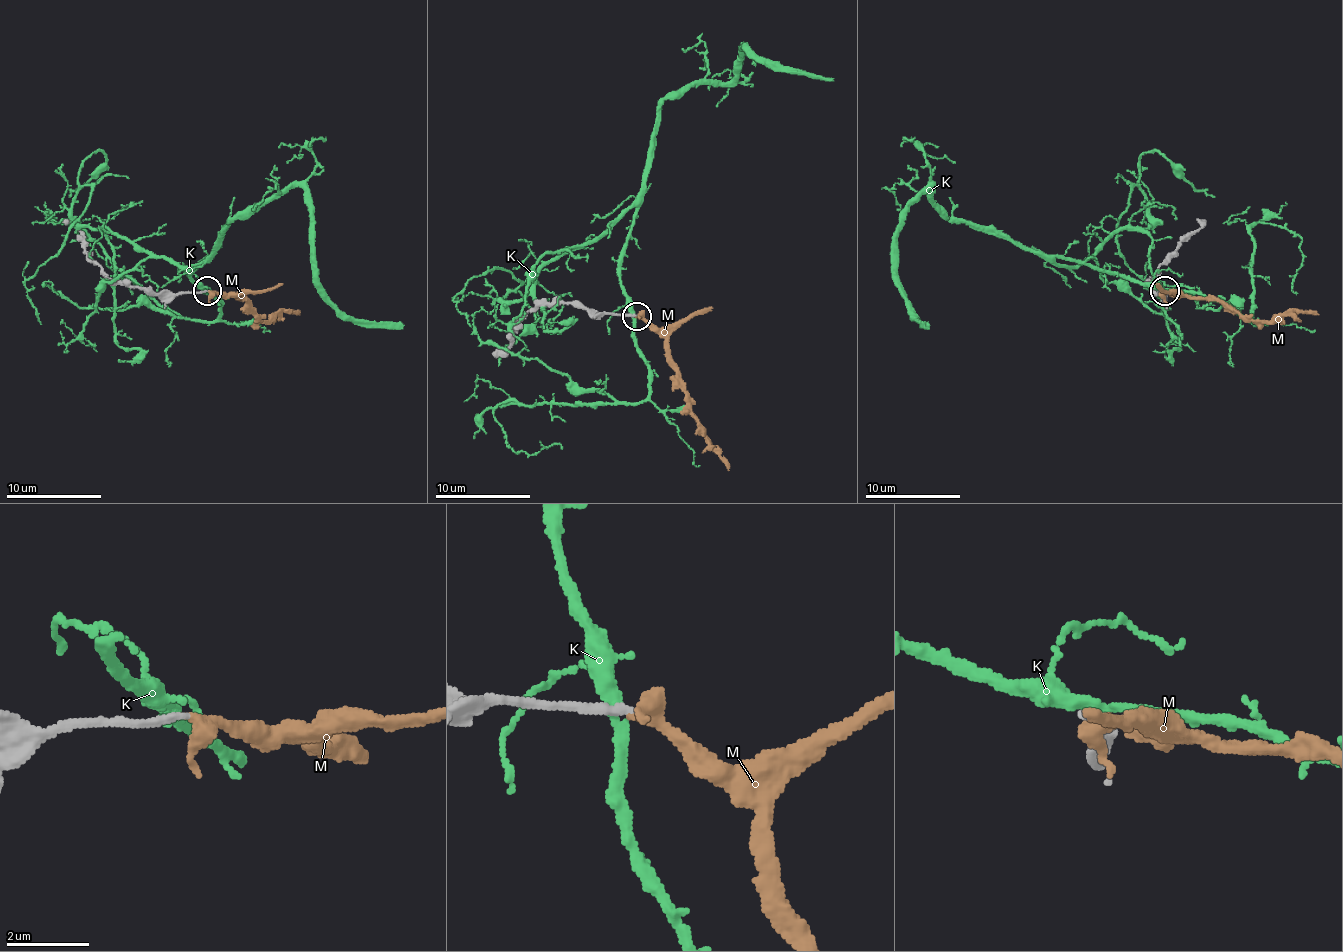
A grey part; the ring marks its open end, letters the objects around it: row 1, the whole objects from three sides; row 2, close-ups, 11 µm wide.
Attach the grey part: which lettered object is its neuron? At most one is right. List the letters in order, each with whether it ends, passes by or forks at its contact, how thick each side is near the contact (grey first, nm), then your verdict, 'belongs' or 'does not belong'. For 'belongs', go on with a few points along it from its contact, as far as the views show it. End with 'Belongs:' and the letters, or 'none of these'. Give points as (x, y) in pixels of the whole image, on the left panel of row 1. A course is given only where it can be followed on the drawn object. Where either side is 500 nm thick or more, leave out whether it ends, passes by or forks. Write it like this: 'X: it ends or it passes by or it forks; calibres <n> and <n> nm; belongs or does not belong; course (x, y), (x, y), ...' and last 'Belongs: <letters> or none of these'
K: it passes by; calibres 240 and 260 nm; does not belong
M: it passes by; calibres 200 and 280 nm; belongs; course (205, 290), (241, 297), (262, 321), (281, 311), (300, 314)
Belongs: M

